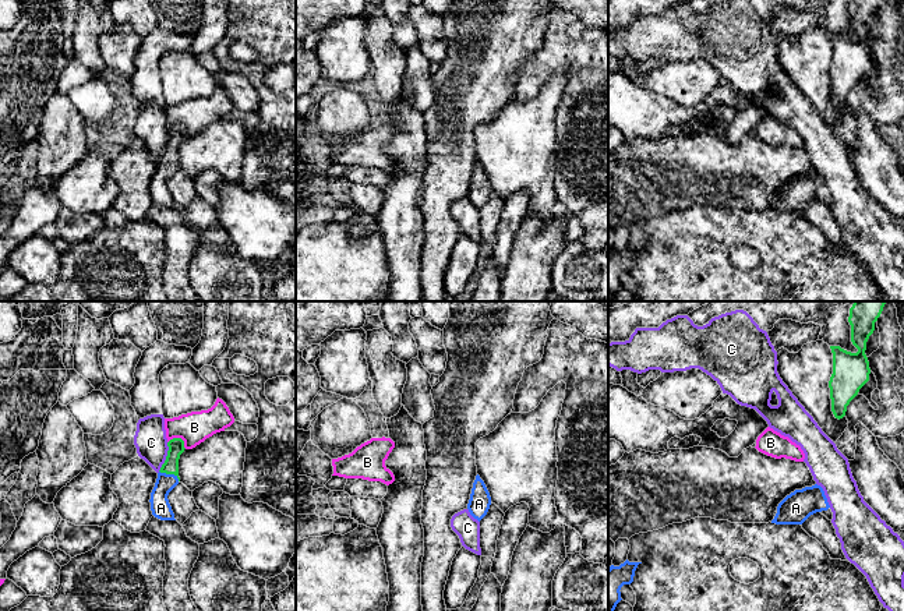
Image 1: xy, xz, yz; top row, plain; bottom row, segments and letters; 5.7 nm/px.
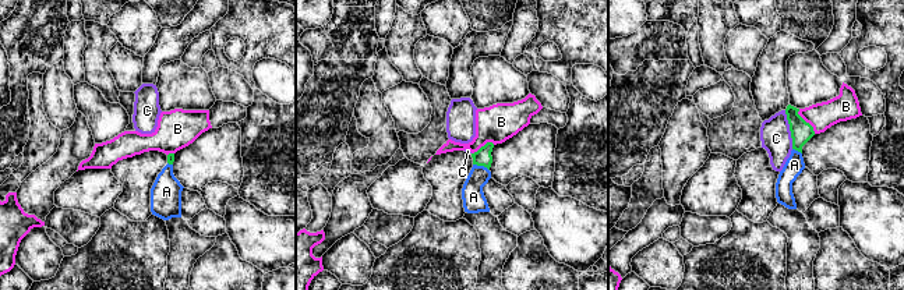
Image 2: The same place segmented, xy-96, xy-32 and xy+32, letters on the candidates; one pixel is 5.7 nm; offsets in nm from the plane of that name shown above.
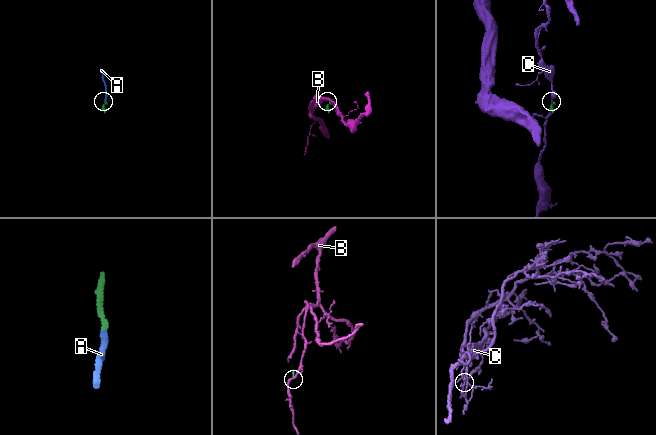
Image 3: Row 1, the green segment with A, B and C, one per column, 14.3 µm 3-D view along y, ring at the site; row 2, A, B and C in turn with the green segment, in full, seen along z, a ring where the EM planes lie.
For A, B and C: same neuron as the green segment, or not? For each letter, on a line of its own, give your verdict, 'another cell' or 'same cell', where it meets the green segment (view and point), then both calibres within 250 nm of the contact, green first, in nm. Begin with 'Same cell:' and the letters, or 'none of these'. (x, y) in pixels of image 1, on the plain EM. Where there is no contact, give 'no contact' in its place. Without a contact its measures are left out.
Same cell: A
A: same cell; meets green in xy at (169, 161); 100 nm thick on the green side, 120 nm on the other
B: another cell; meets green in xy at (179, 126); 100 nm thick on the green side, 180 nm on the other
C: another cell; meets green in xy at (166, 144); 100 nm thick on the green side, 190 nm on the other

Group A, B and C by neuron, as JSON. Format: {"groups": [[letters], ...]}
{"groups": [["A"], ["B"], ["C"]]}

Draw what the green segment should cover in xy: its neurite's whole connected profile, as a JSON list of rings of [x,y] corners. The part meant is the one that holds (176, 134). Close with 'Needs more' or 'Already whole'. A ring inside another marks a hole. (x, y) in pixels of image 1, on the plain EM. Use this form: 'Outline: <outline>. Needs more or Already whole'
Outline: [[[173,126],[167,130],[169,138],[165,151],[162,152],[155,174],[151,180],[152,202],[160,208],[176,208],[169,191],[169,180],[179,172],[179,146],[184,139],[184,128]]]. Needs more

